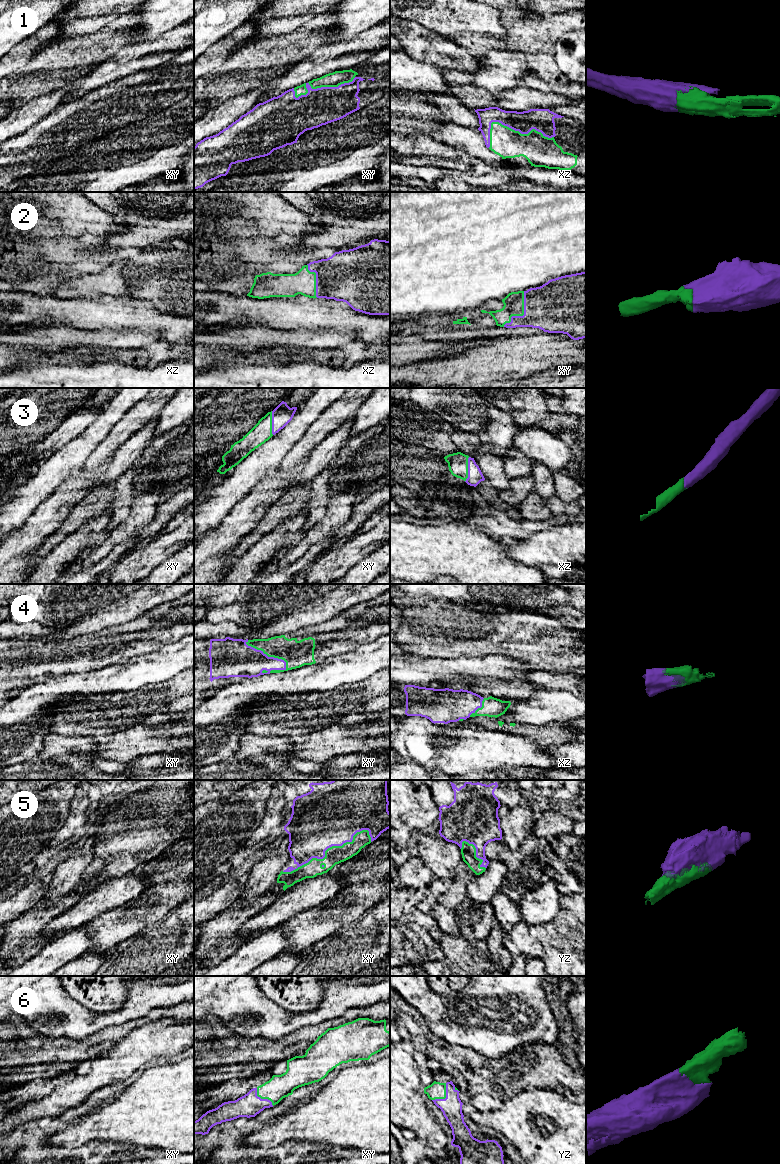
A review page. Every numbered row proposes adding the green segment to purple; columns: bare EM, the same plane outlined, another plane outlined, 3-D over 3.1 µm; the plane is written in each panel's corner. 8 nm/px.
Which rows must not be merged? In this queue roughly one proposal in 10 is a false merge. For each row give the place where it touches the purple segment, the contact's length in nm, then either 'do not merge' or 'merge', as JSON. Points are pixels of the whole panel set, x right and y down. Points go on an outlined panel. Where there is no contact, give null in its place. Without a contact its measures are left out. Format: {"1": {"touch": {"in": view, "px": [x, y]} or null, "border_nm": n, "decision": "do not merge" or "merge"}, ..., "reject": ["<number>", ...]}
{"1": {"touch": {"in": "xz", "px": [510, 127]}, "border_nm": 550, "decision": "merge"}, "2": {"touch": {"in": "xy", "px": [524, 314]}, "border_nm": 340, "decision": "merge"}, "3": {"touch": {"in": "xz", "px": [468, 469]}, "border_nm": 200, "decision": "merge"}, "4": {"touch": {"in": "xy", "px": [269, 657]}, "border_nm": 400, "decision": "merge"}, "5": {"touch": {"in": "xy", "px": [324, 852]}, "border_nm": 750, "decision": "merge"}, "6": {"touch": {"in": "yz", "px": [446, 1097]}, "border_nm": 180, "decision": "merge"}, "reject": []}

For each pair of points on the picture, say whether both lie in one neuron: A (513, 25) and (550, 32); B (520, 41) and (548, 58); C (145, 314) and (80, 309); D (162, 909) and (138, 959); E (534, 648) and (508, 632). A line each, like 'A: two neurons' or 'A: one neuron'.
A: one neuron
B: one neuron
C: one neuron
D: two neurons
E: one neuron

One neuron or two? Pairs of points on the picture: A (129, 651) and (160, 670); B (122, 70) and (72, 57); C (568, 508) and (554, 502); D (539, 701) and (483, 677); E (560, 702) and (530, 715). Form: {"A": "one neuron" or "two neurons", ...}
{"A": "two neurons", "B": "one neuron", "C": "one neuron", "D": "two neurons", "E": "one neuron"}

